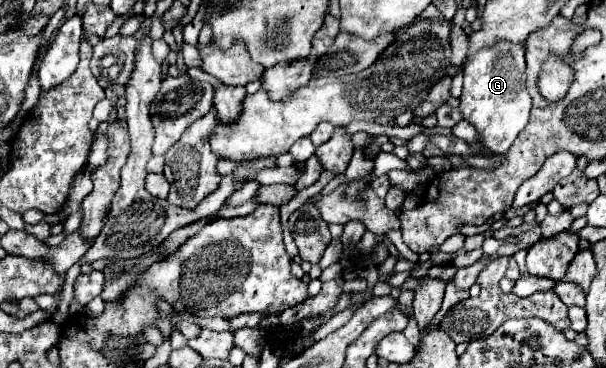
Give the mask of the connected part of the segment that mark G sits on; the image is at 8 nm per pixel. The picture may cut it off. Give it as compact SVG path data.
M496 41L492 47L482 47L464 63L464 89L460 97L460 111L466 121L478 129L480 141L492 153L506 153L518 133L526 127L532 99L526 91L526 63L524 45L512 41Z

